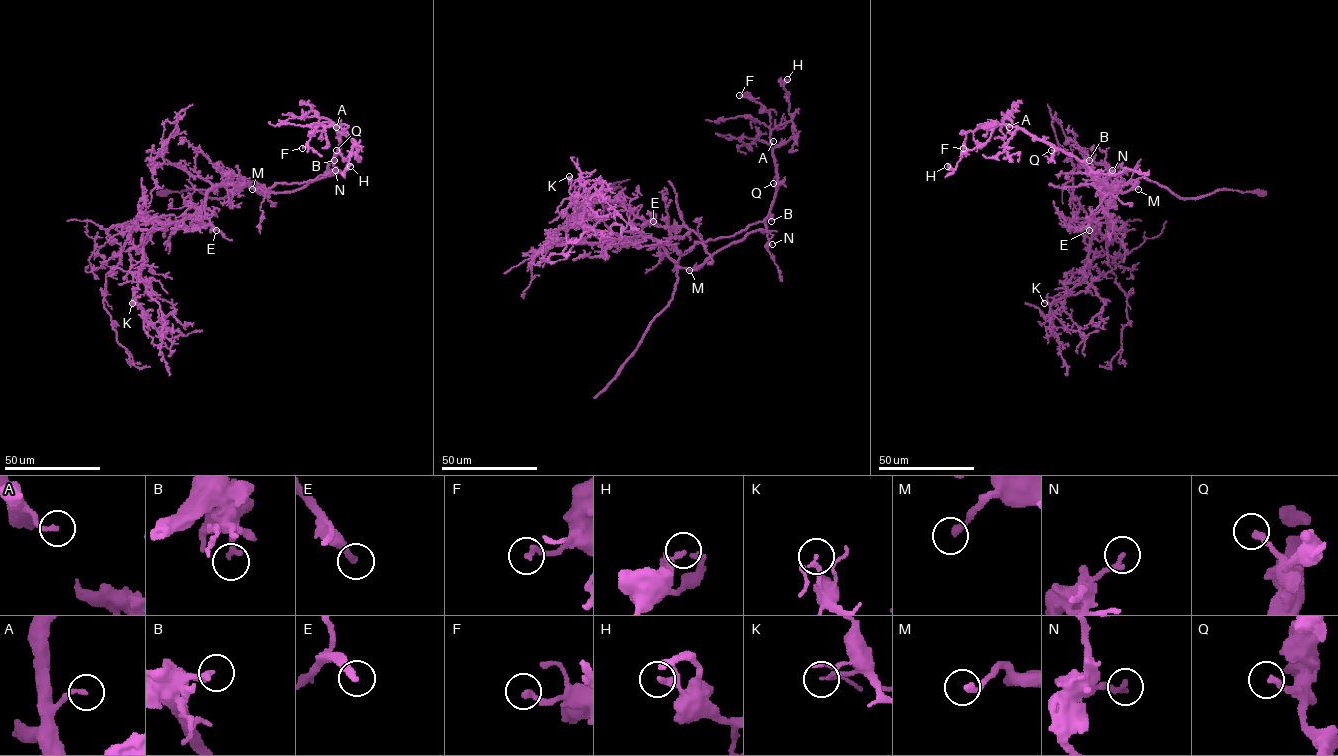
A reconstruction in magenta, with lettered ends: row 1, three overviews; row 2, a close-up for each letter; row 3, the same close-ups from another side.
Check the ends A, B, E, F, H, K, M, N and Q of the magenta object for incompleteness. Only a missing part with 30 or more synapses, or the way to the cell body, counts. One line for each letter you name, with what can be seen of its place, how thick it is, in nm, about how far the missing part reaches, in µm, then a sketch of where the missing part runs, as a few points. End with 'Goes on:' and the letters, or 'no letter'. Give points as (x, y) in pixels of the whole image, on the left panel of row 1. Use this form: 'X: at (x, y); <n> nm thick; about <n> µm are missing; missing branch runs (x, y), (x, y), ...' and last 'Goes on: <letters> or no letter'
E: at (216, 230); 300 nm thick; about 70 µm are missing; missing branch runs (216, 230), (227, 236), (248, 233), (260, 242), (275, 267), (266, 275), (270, 280), (270, 288)
Goes on: E

